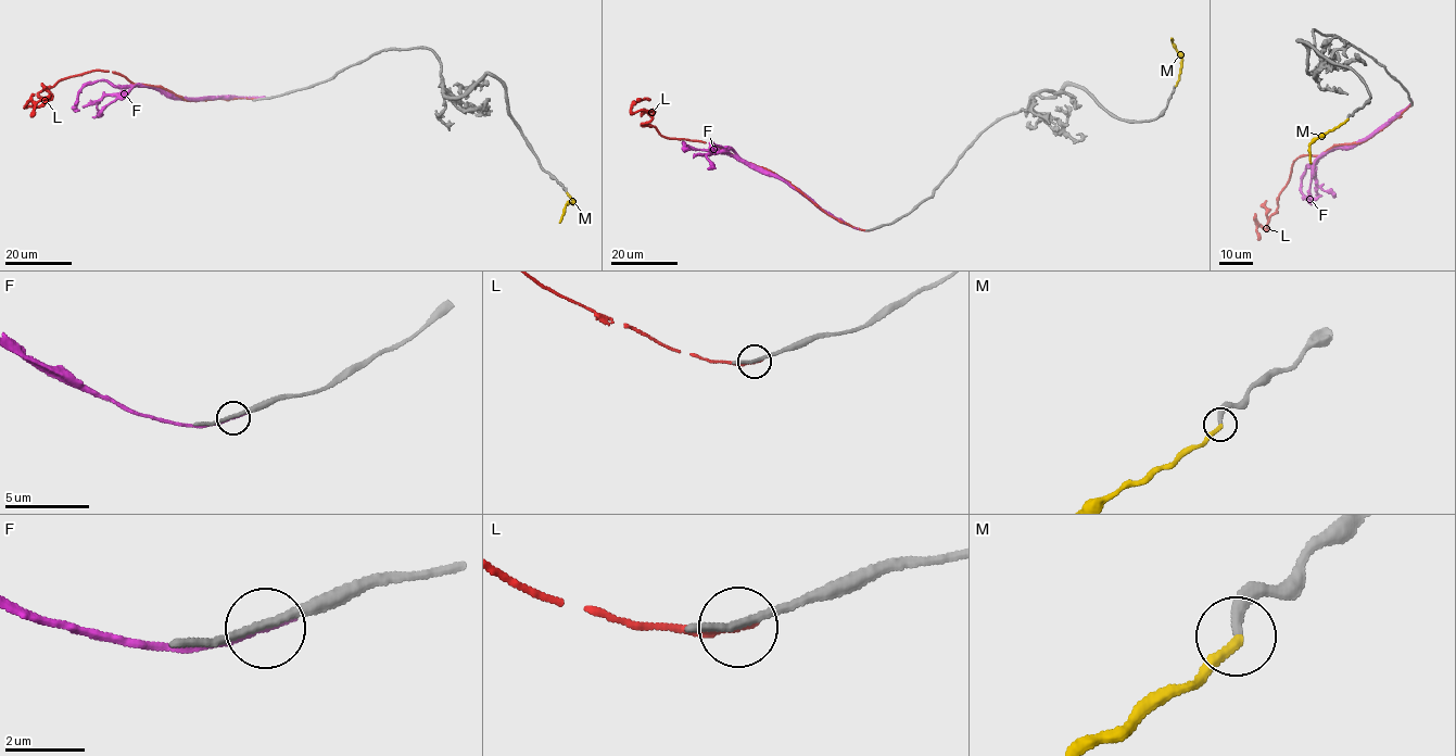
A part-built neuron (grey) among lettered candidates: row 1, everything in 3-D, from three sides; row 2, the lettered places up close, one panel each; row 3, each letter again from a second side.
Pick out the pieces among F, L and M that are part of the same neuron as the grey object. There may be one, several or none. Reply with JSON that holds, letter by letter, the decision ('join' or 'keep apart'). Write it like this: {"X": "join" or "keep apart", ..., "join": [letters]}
{"F": "keep apart", "L": "keep apart", "M": "join", "join": ["M"]}

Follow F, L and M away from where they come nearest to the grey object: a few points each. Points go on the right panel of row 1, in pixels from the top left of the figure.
F: (1410, 100), (1395, 117), (1362, 141), (1330, 150), (1314, 164), (1307, 165), (1301, 187), (1312, 201)
L: (1412, 102), (1366, 140), (1337, 146), (1320, 155), (1300, 156), (1267, 229), (1256, 225), (1255, 213)
M: (1347, 118), (1309, 145), (1311, 163)

